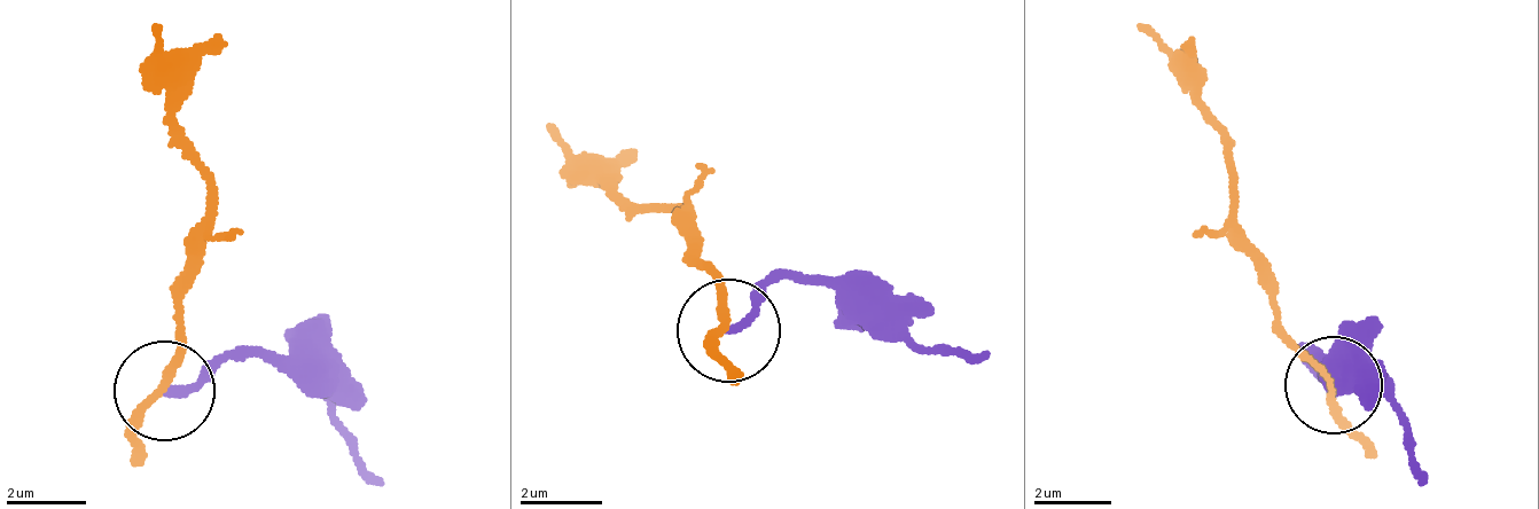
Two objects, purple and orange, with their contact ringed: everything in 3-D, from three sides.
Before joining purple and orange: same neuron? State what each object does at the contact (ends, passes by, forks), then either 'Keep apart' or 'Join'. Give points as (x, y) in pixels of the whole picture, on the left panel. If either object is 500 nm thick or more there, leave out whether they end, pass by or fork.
At the ring purple ends. At the ring orange passes by. Keep apart

